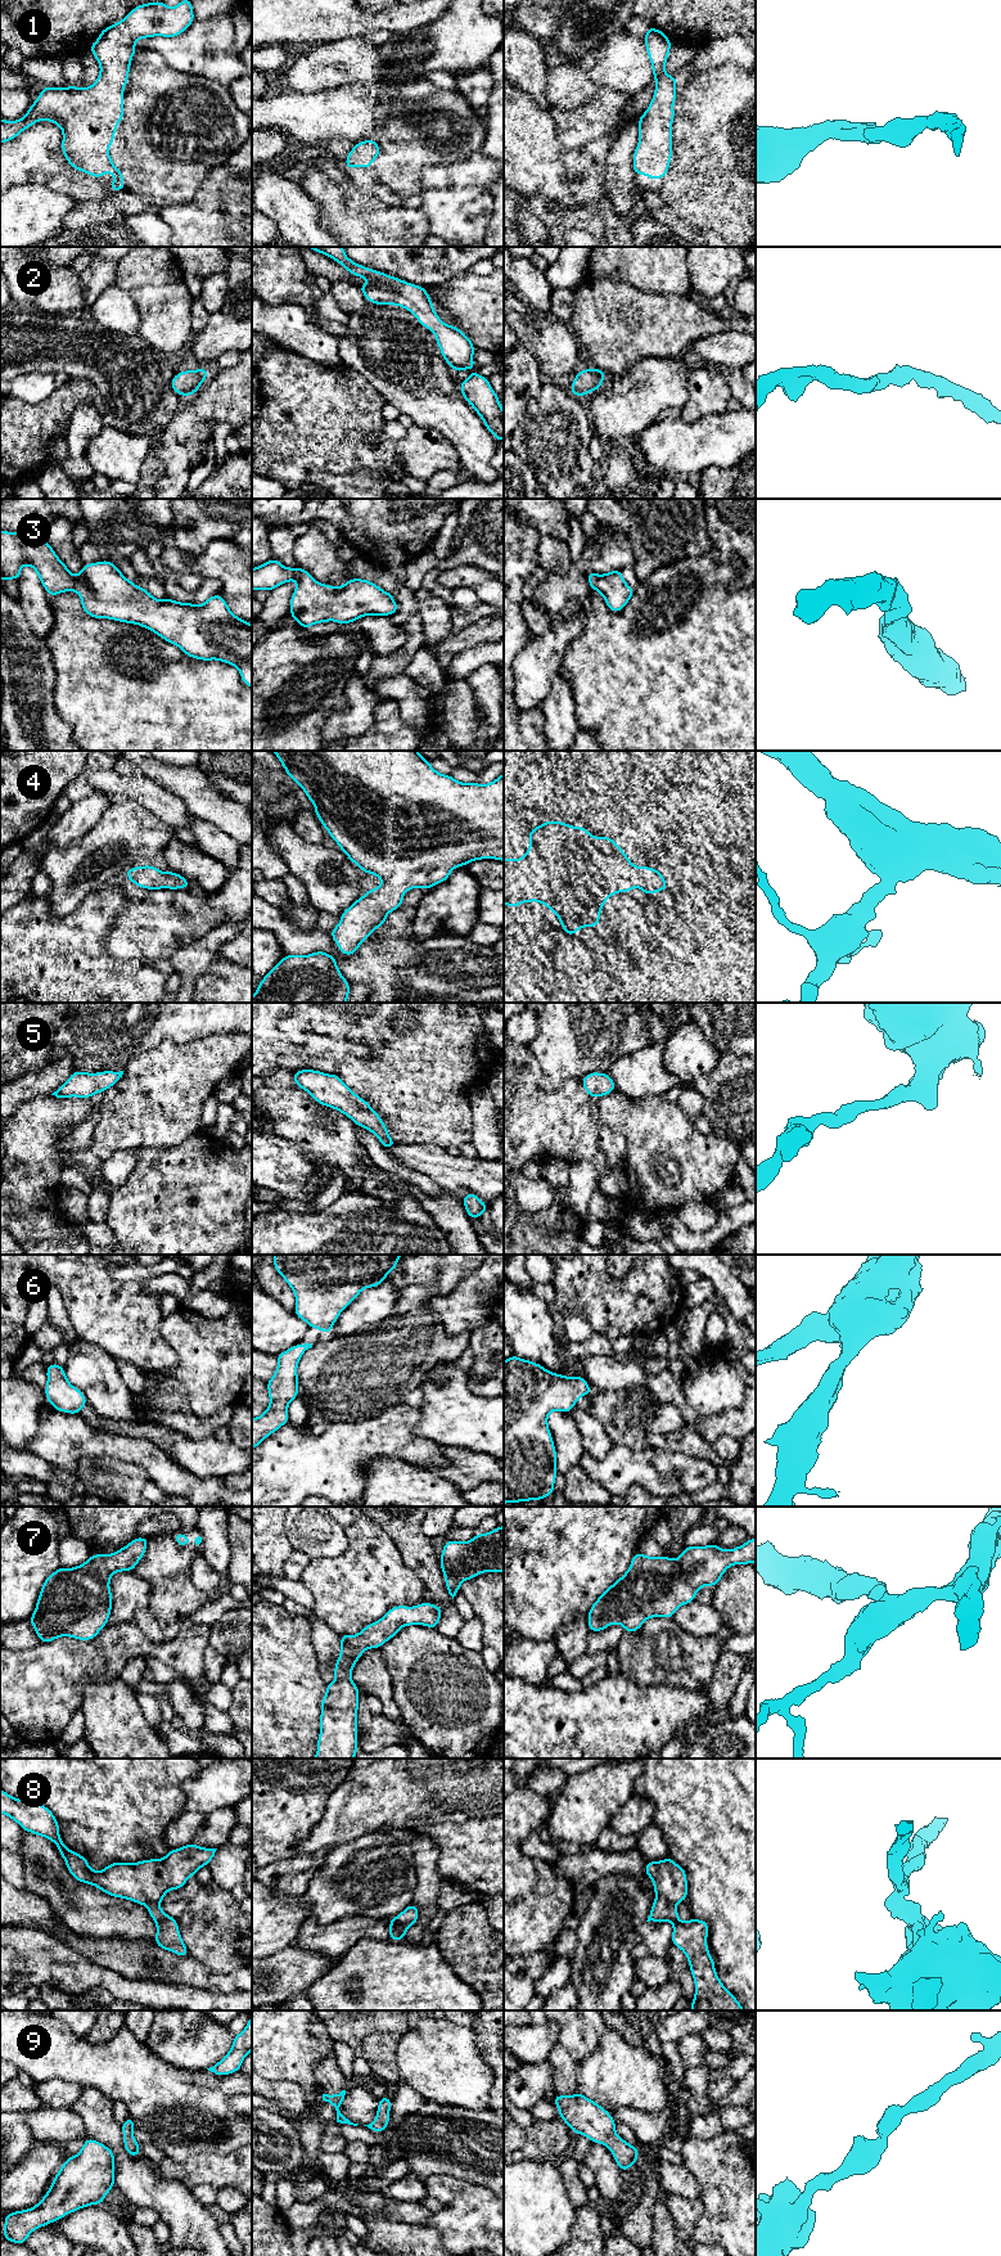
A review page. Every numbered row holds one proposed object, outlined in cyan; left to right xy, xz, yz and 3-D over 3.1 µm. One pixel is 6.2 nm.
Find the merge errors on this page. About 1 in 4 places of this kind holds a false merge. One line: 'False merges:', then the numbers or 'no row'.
False merges: 8

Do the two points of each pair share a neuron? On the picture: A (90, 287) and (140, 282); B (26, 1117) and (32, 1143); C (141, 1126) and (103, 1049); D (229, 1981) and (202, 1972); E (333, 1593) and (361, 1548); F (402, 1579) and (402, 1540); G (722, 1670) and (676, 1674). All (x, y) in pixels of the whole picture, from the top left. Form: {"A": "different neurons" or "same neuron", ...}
{"A": "different neurons", "B": "same neuron", "C": "different neurons", "D": "same neuron", "E": "same neuron", "F": "different neurons", "G": "different neurons"}

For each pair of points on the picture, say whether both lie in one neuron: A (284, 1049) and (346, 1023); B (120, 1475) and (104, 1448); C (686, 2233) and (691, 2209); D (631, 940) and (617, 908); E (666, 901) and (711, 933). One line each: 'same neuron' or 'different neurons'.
A: different neurons
B: different neurons
C: same neuron
D: same neuron
E: different neurons

